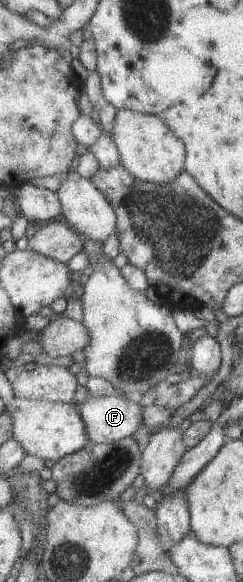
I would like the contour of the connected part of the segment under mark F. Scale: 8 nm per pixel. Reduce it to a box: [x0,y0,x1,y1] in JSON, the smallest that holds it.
[79,394,146,445]

